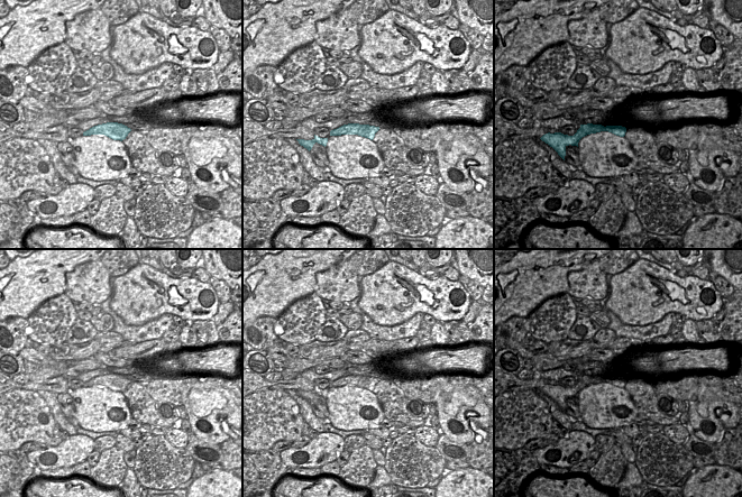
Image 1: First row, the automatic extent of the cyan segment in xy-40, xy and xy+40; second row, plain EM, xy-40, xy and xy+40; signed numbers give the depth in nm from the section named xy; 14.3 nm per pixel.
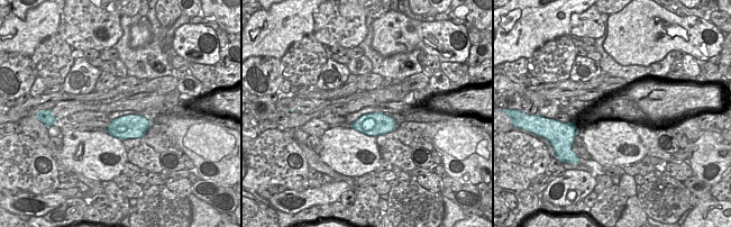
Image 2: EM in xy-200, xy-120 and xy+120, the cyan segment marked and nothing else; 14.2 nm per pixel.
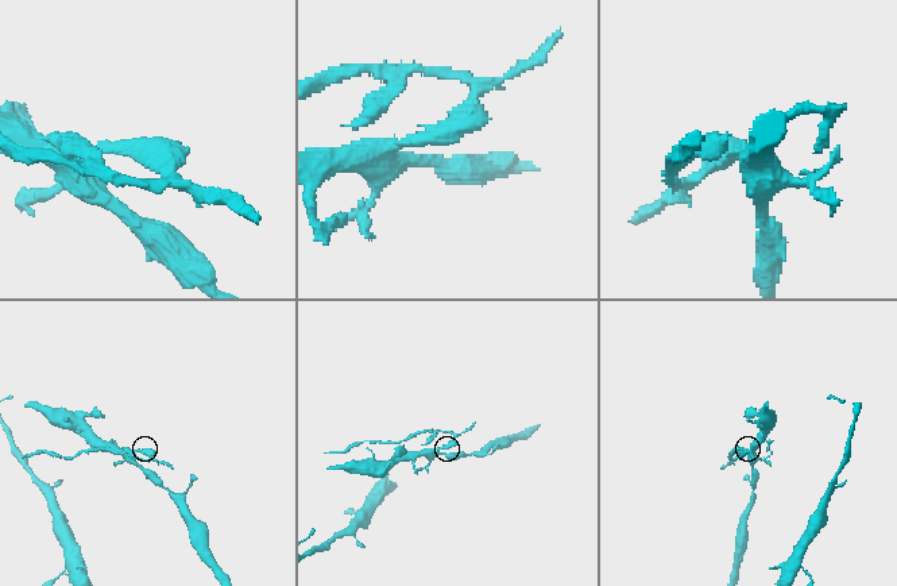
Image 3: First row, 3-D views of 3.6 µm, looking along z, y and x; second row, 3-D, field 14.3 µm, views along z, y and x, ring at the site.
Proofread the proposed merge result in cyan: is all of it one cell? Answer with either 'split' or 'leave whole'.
split

